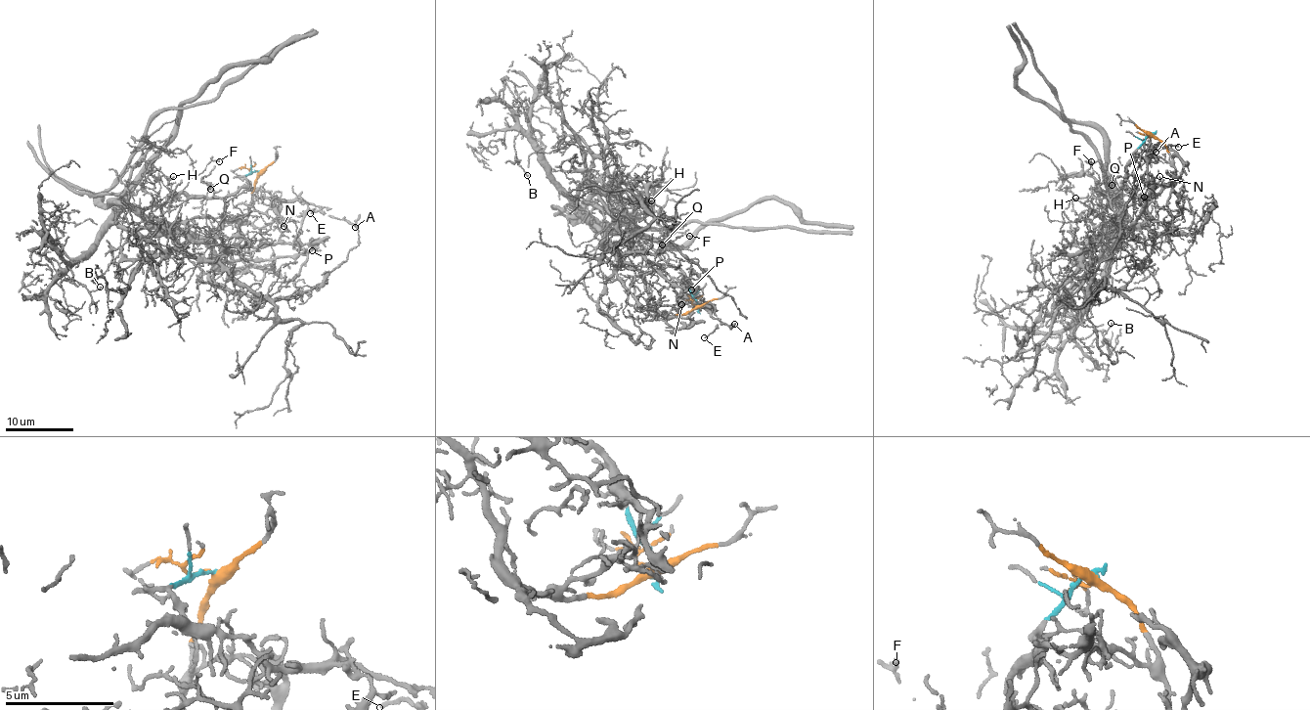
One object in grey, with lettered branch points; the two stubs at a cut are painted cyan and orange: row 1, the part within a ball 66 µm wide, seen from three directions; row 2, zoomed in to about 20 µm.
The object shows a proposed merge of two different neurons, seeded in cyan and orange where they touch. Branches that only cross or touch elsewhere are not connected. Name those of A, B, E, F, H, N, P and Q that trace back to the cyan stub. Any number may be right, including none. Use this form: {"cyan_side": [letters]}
{"cyan_side": ["A", "E", "F", "H"]}

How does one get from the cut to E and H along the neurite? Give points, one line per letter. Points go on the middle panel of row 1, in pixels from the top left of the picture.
E: (697, 308), (685, 282), (694, 289), (696, 302), (719, 320), (704, 337)
H: (697, 308), (683, 273), (660, 256), (630, 217), (636, 208), (651, 200)

